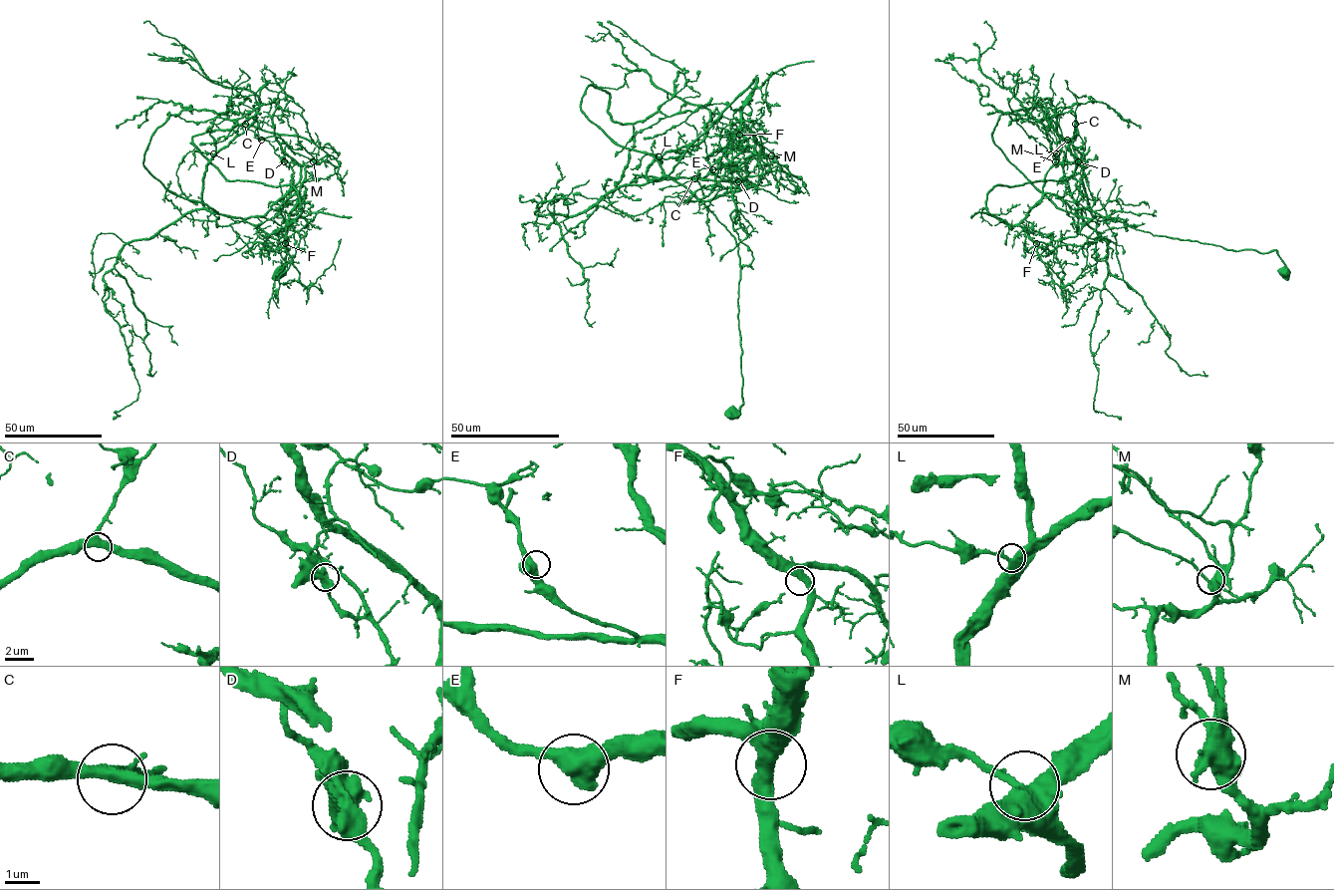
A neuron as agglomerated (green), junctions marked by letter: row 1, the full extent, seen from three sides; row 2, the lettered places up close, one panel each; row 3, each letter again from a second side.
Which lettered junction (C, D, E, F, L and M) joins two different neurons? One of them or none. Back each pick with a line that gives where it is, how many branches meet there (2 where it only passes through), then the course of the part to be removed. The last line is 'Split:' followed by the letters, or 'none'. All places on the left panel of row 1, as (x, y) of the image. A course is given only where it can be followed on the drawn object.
D: Place: (284, 161). Branches: 3. Course of the part to remove: (284, 161), (288, 225), (291, 185), (229, 180), (192, 142), (243, 124), (313, 141), (263, 88)
Split: D

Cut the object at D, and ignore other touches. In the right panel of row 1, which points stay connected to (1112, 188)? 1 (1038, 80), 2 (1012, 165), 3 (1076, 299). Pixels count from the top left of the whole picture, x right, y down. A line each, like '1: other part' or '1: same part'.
1: same part
2: same part
3: other part

